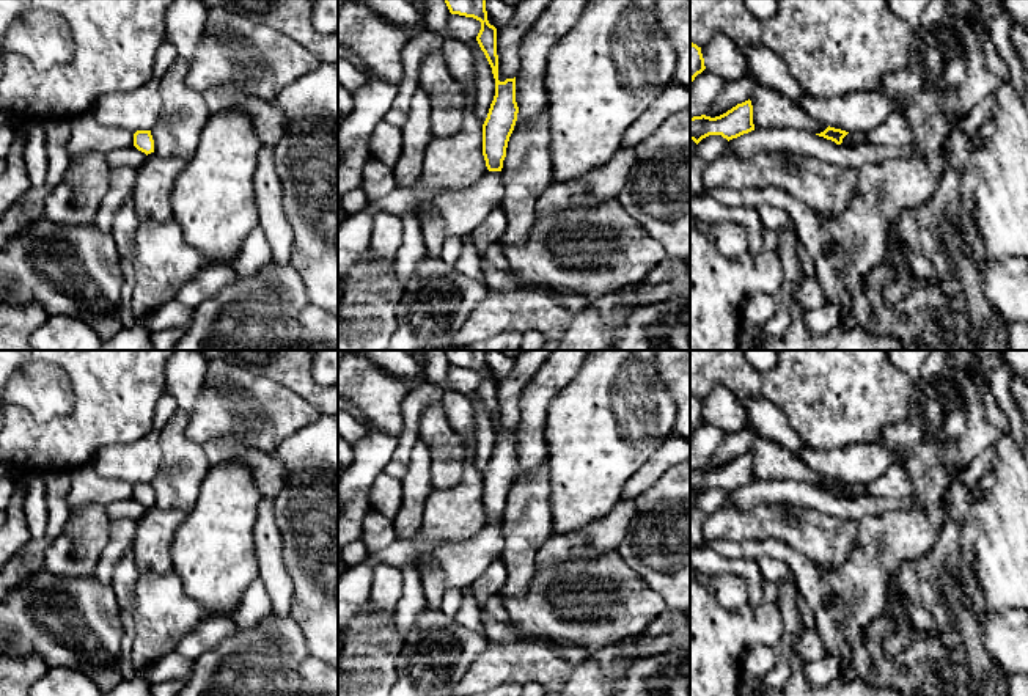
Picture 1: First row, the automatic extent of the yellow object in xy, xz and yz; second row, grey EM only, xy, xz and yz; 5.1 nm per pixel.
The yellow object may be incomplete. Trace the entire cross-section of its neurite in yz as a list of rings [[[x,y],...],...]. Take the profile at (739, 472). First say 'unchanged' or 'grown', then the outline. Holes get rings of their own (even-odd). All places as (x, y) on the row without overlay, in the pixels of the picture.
unchanged | [[[750,451],[715,470],[706,467],[690,470],[690,492],[696,496],[709,487],[721,487],[729,493],[751,482],[754,476]]]

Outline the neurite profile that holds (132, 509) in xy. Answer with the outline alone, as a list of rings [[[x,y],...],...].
[[[129,498],[126,501],[108,504],[105,511],[112,520],[129,518],[137,522],[146,512],[146,506],[138,503],[135,498]]]

